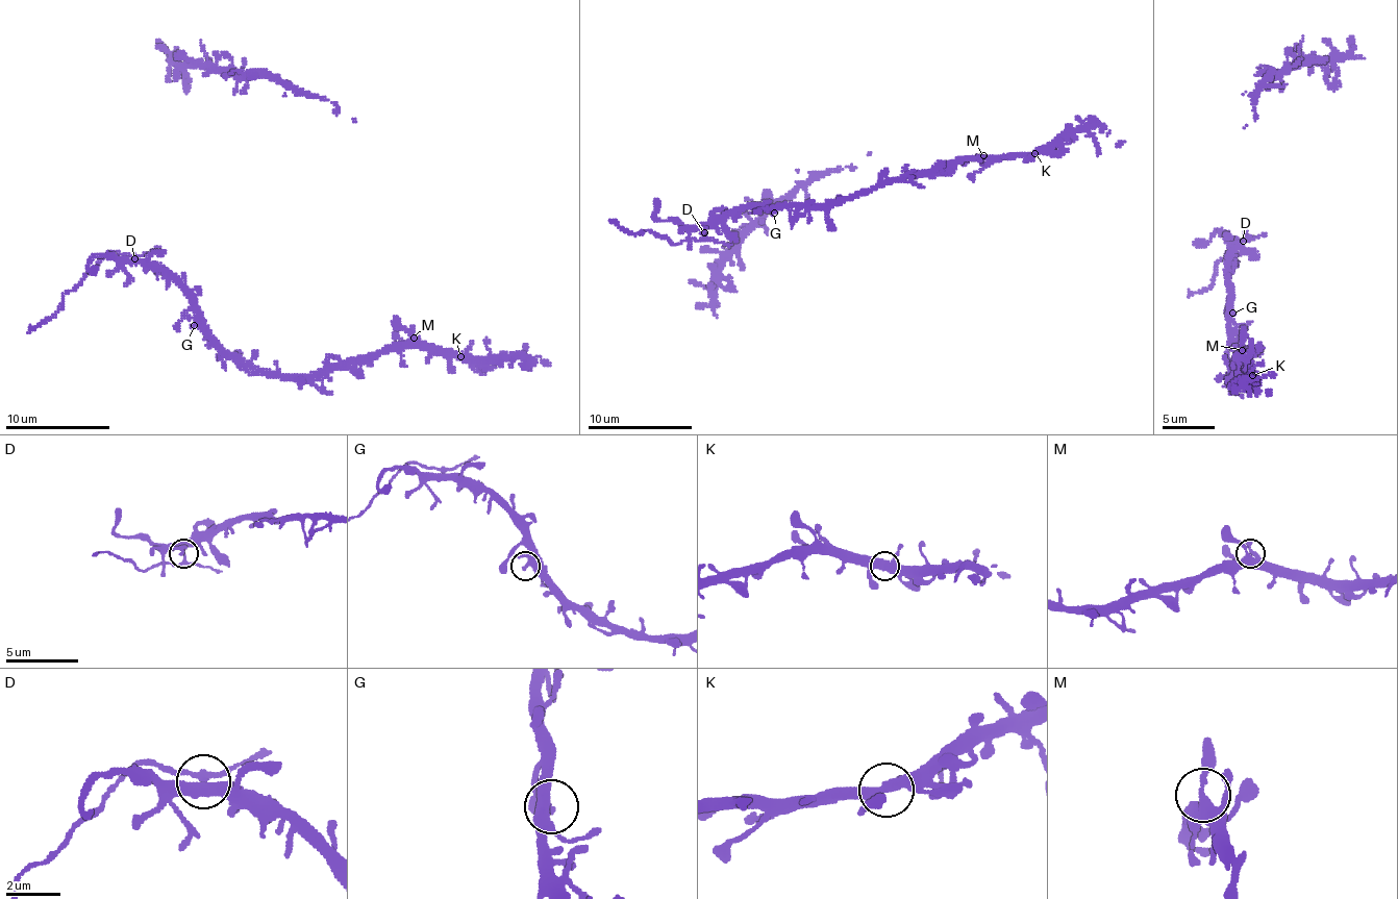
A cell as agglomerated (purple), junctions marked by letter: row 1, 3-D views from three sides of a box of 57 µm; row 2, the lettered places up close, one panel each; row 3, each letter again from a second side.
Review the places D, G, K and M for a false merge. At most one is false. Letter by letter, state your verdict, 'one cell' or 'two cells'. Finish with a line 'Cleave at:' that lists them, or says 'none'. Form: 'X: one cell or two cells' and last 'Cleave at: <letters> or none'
D: two cells
G: one cell
K: one cell
M: one cell
Cleave at: D

